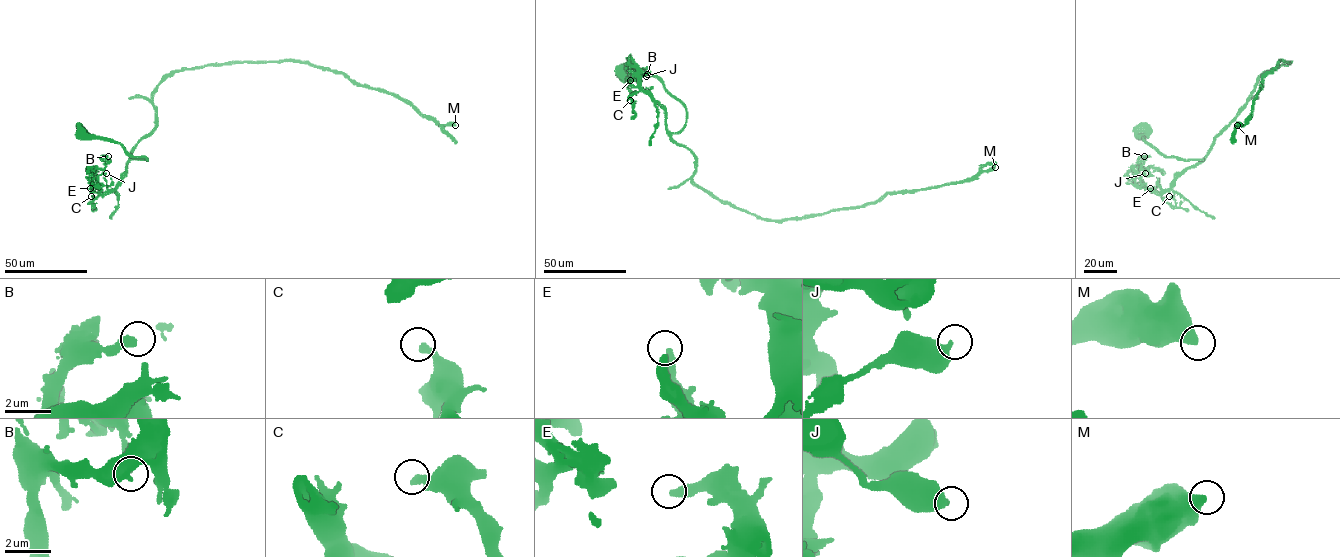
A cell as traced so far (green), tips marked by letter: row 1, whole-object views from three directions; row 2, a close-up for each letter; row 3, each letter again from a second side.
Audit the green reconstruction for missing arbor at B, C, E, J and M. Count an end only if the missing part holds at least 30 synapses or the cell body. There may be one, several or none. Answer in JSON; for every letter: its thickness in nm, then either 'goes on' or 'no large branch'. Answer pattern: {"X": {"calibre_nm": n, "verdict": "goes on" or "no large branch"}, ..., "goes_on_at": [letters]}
{"B": {"calibre_nm": 240, "verdict": "no large branch"}, "C": {"calibre_nm": 320, "verdict": "no large branch"}, "E": {"calibre_nm": 360, "verdict": "no large branch"}, "J": {"calibre_nm": 600, "verdict": "no large branch"}, "M": {"calibre_nm": 500, "verdict": "no large branch"}, "goes_on_at": []}

